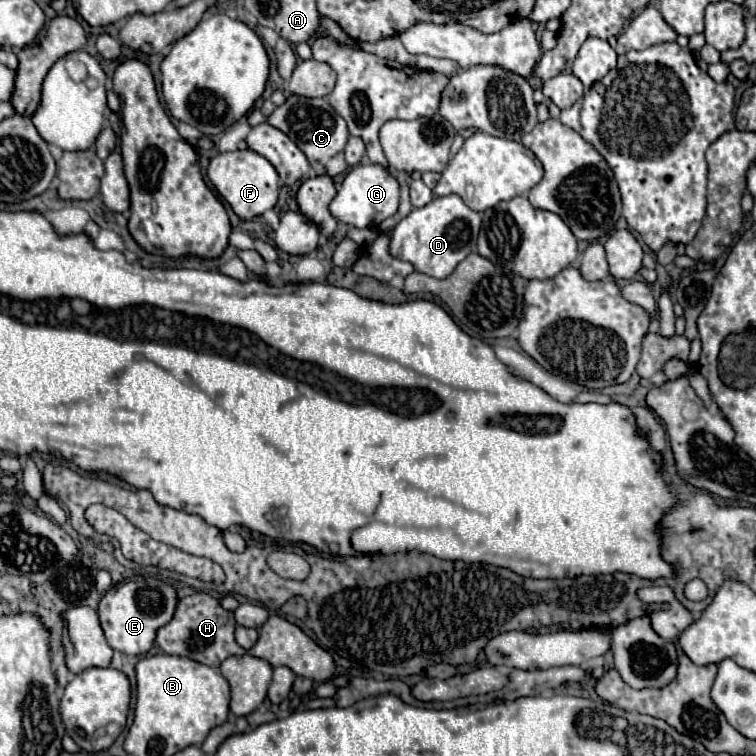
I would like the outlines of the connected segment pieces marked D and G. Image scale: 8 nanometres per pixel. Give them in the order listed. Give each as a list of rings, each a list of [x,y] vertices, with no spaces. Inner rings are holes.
[[[458,195],[436,197],[432,203],[412,209],[390,235],[390,253],[396,259],[408,261],[418,273],[444,279],[460,261],[476,251],[476,237],[480,231],[480,215],[466,207]]]
[[[356,165],[344,179],[344,183],[340,185],[336,197],[330,203],[330,213],[350,225],[350,227],[358,227],[358,229],[366,229],[366,227],[378,227],[384,219],[392,217],[398,211],[398,203],[400,203],[400,189],[398,189],[398,181],[380,165]]]

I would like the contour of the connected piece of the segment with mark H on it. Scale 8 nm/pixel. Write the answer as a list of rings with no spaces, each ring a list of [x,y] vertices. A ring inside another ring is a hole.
[[[194,593],[178,601],[174,619],[158,629],[156,643],[164,653],[188,657],[200,661],[208,667],[220,667],[220,663],[232,655],[244,655],[246,651],[234,641],[236,621],[232,611],[226,611],[214,597],[208,593]]]

